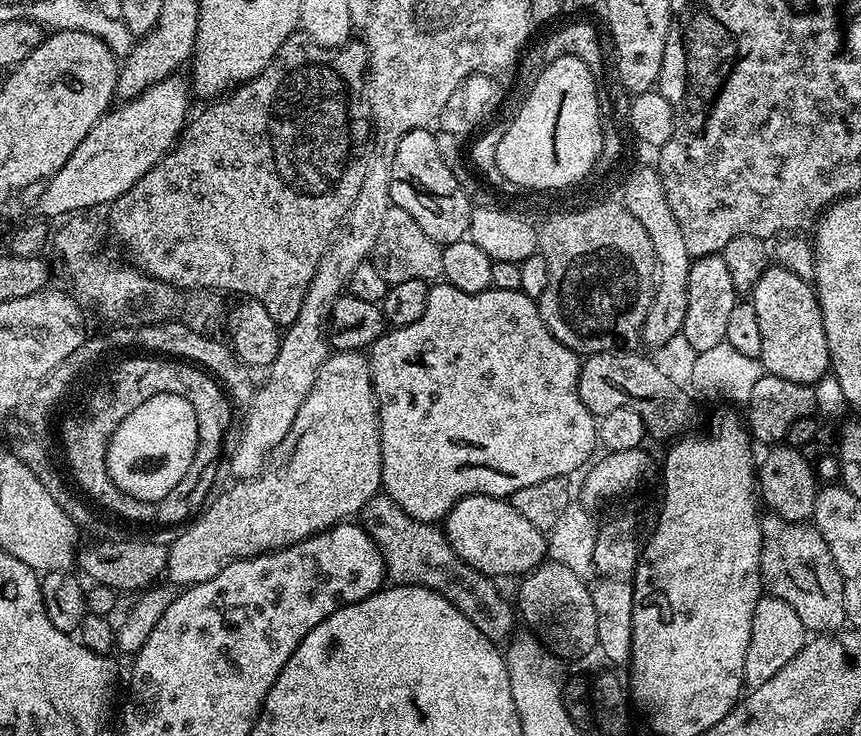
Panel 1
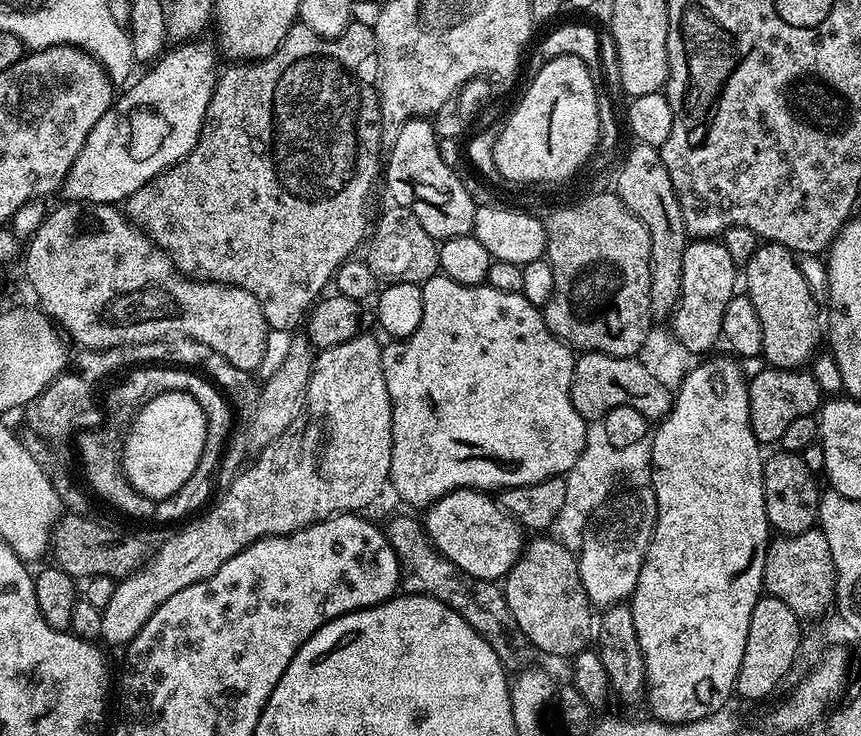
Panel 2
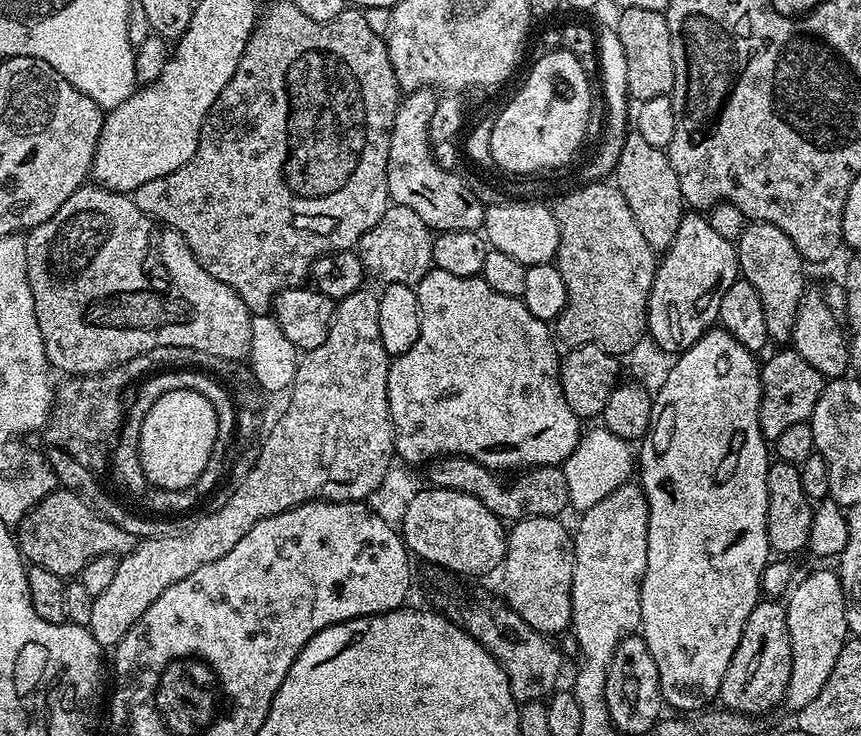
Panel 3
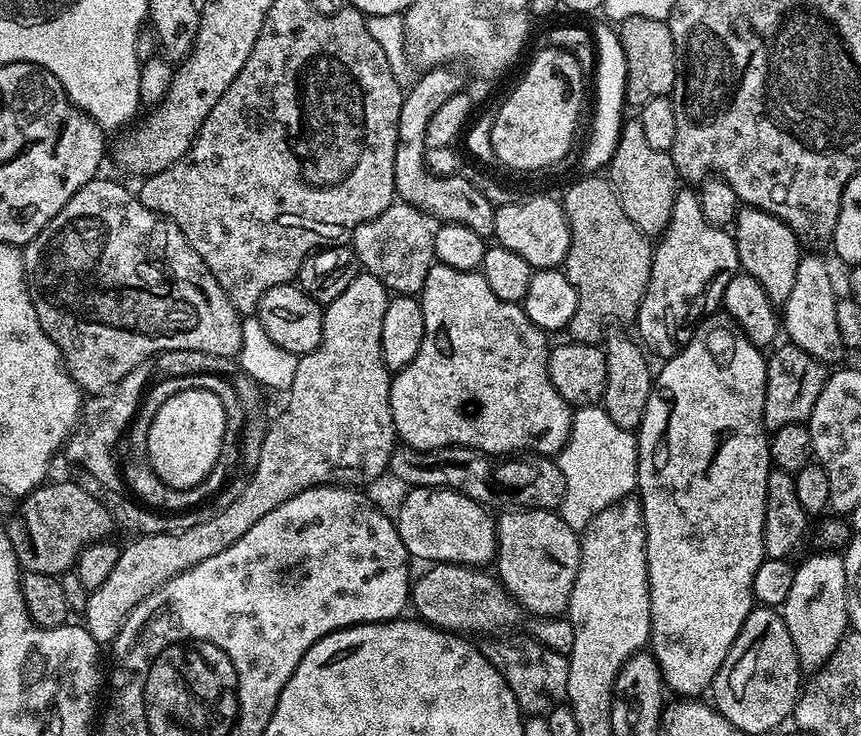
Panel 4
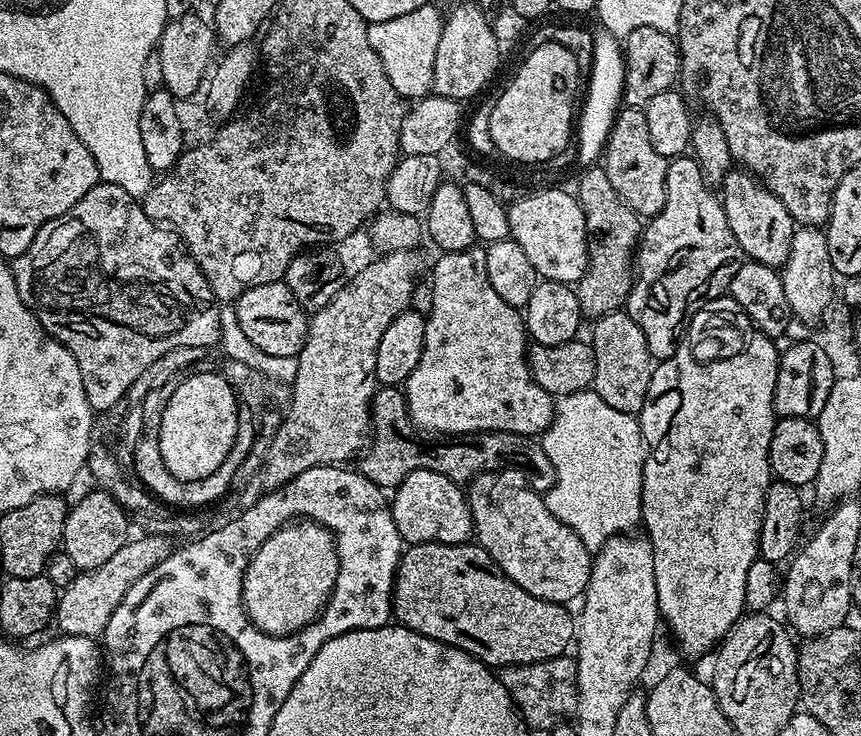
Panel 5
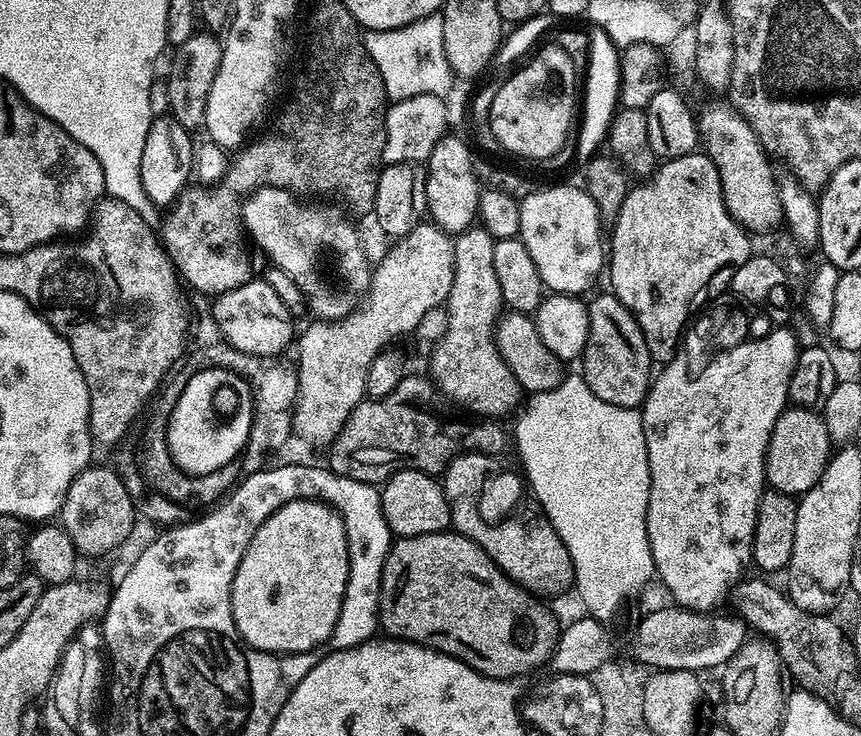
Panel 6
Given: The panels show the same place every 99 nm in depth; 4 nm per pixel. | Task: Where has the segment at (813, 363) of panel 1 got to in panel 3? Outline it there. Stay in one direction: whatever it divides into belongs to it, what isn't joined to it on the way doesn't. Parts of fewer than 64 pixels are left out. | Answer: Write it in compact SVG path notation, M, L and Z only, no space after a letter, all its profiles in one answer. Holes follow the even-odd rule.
M749 223L735 245L736 260L740 263L739 275L748 280L750 286L758 290L758 298L762 298L769 341L791 341L796 311L806 291L805 260L798 254L794 242L790 242L790 238L786 238L786 234L782 234L782 230L773 224Z

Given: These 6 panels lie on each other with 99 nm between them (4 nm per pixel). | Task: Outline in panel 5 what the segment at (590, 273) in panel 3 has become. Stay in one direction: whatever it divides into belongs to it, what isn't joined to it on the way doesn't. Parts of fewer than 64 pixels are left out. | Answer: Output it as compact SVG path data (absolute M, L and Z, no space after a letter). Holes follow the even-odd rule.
M588 166L583 171L580 185L574 188L574 192L582 206L588 227L588 269L580 279L576 296L580 300L581 317L599 318L621 311L628 303L642 220L636 211L622 202L618 190L614 190L610 183L610 178L606 178L604 167Z

